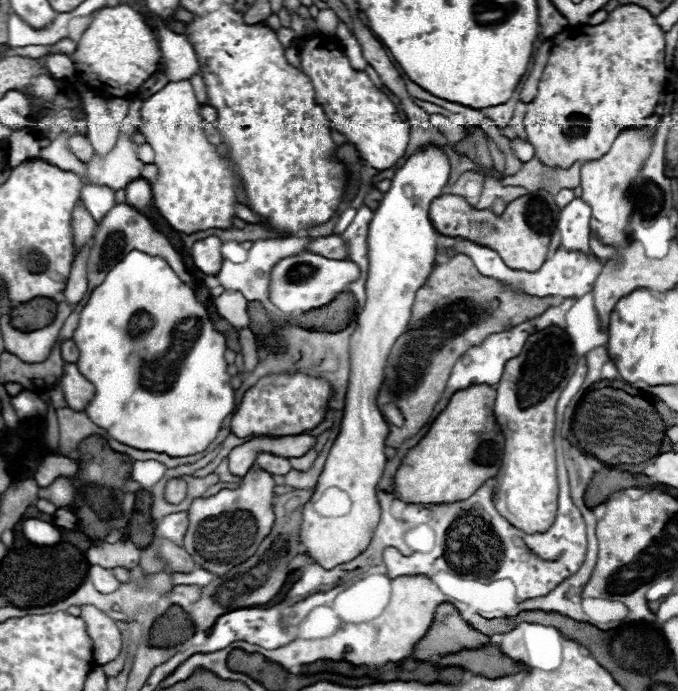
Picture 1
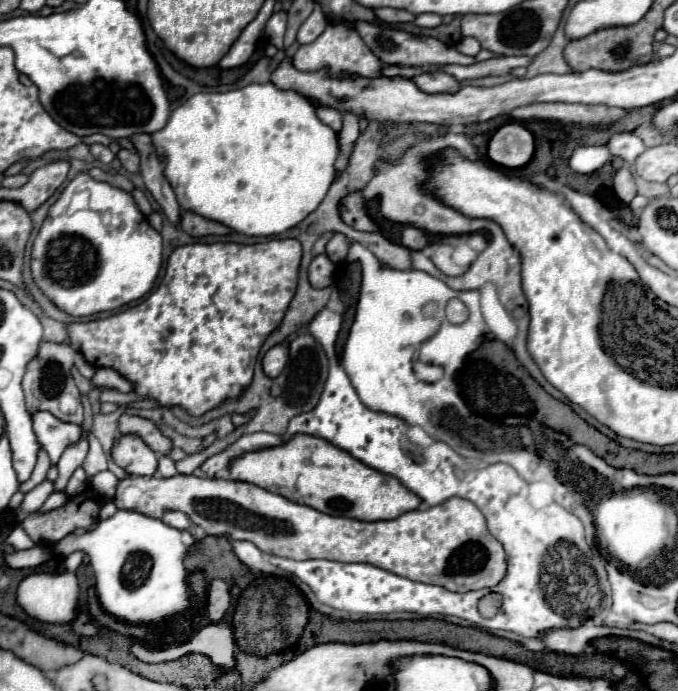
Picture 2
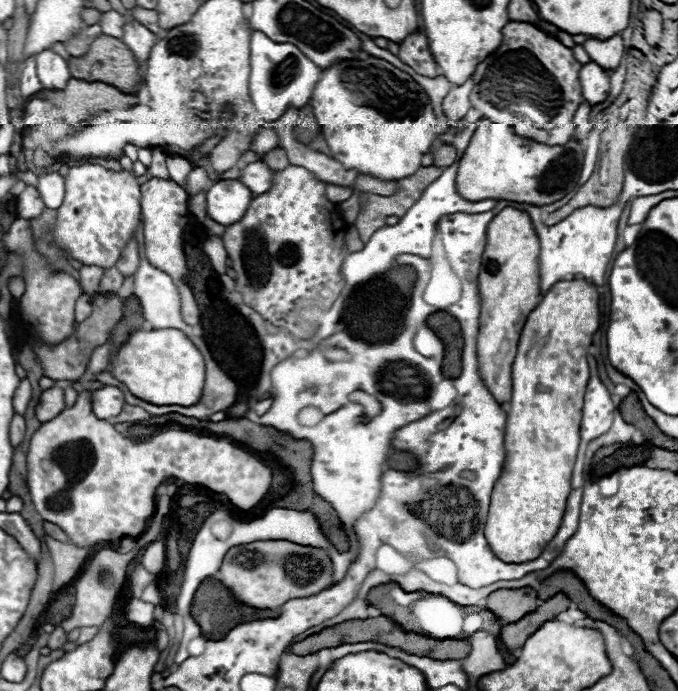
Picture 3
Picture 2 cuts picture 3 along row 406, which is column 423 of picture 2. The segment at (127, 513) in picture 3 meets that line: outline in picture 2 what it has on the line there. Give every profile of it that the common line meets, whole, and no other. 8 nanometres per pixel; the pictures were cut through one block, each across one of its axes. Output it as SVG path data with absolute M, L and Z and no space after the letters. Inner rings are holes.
M442 70L422 72L422 74L414 76L412 82L422 92L428 92L428 94L456 94L460 90L460 82Z

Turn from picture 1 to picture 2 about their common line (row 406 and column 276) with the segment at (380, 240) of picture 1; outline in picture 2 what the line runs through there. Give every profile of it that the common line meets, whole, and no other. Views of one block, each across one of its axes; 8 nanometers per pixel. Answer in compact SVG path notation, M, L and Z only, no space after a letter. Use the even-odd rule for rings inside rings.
M284 344L272 346L272 348L264 354L264 358L262 358L264 374L266 374L268 378L276 378L276 376L284 370L286 362L288 362L288 348L286 348Z

